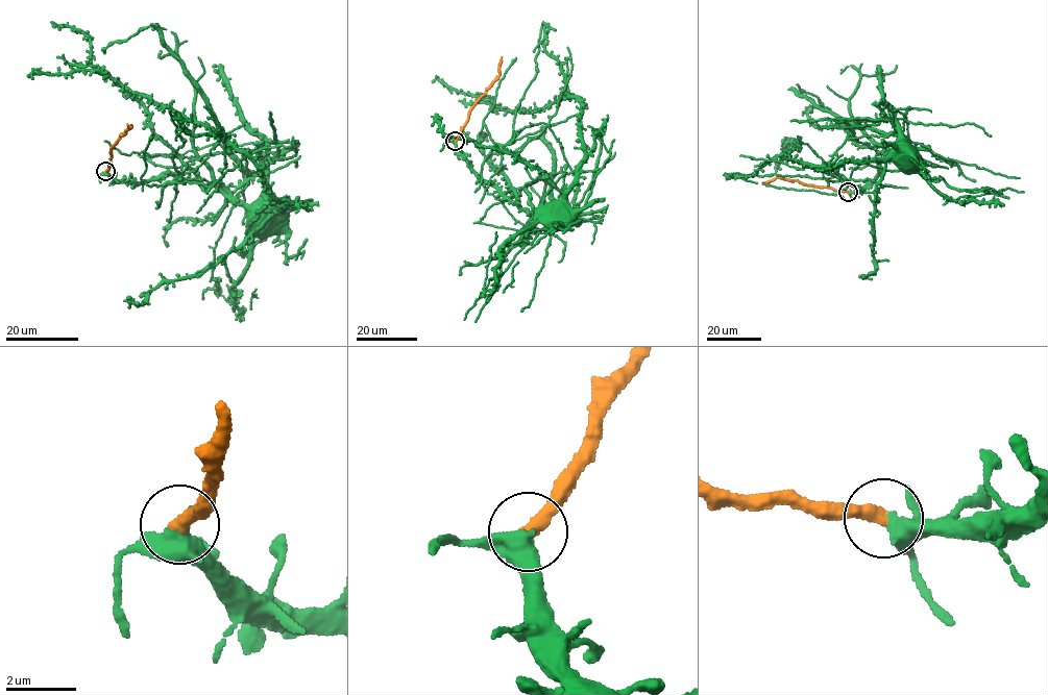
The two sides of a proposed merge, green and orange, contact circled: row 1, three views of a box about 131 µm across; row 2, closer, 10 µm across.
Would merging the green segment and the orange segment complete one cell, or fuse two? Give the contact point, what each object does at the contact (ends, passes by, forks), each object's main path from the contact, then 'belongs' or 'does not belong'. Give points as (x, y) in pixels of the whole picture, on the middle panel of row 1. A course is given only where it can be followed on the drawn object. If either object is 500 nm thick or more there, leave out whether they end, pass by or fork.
at (455, 141); green forks there; orange ends there; green runs (455, 140), (457, 151), (469, 167), (521, 207), (530, 212), (549, 208), (558, 200), (562, 204); orange runs (455, 140), (470, 107), (498, 75), (502, 56); does not belong

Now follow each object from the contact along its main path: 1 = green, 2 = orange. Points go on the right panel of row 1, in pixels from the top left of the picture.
1: (848, 192), (858, 191), (871, 184), (880, 163), (897, 150), (900, 152), (893, 160), (894, 154)
2: (848, 192), (777, 177), (762, 183)

